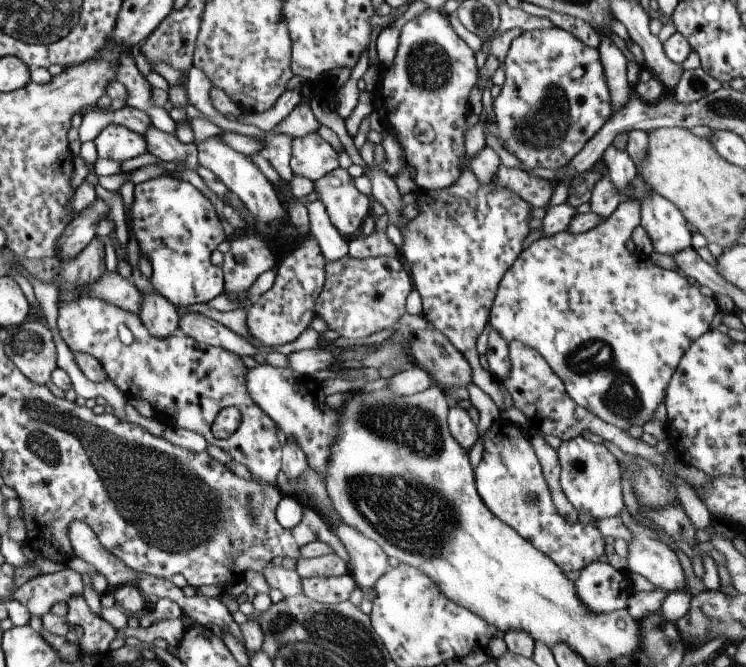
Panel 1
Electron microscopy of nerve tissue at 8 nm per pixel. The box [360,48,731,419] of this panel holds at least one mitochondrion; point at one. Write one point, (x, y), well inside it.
(548, 123)

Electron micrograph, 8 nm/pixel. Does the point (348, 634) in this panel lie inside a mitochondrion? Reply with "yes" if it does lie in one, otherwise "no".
yes

